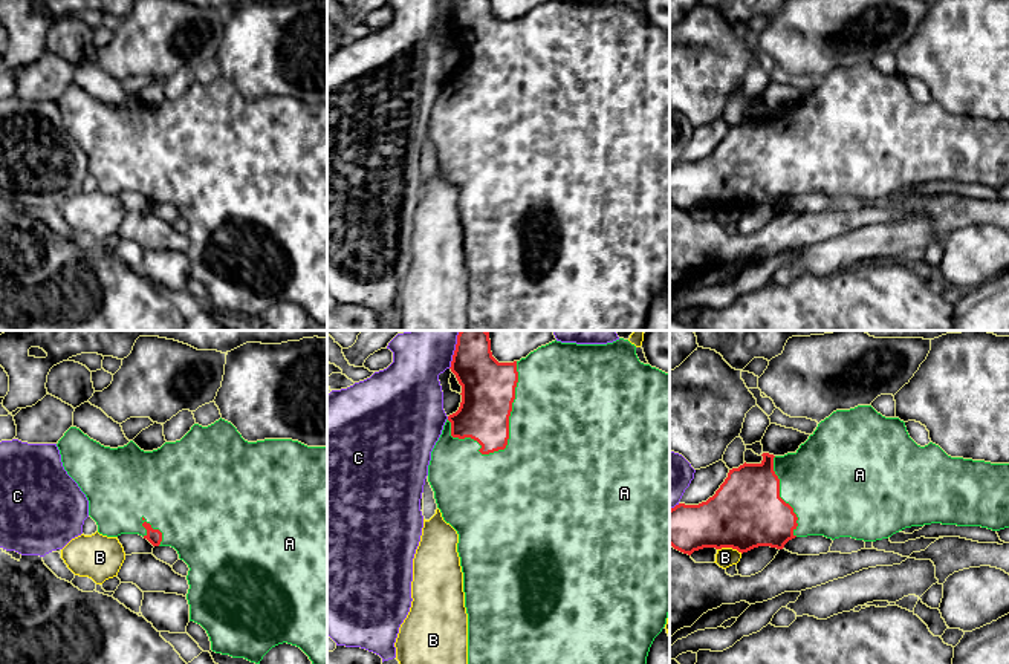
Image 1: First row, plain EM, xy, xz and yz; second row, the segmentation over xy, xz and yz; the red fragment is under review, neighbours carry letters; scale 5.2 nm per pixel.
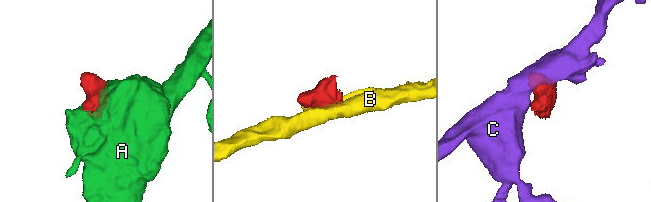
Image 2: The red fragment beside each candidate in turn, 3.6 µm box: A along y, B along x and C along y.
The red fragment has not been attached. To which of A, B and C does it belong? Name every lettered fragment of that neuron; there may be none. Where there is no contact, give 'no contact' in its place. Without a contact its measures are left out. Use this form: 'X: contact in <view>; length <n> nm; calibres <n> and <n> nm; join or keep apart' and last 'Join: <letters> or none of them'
A: contact in xz; length 550 nm; calibres 280 and 500 nm; join
B: contact in yz; length 140 nm; calibres 380 and 110 nm; keep apart
C: contact in xz; length 220 nm; calibres 280 and 280 nm; keep apart
Join: A

